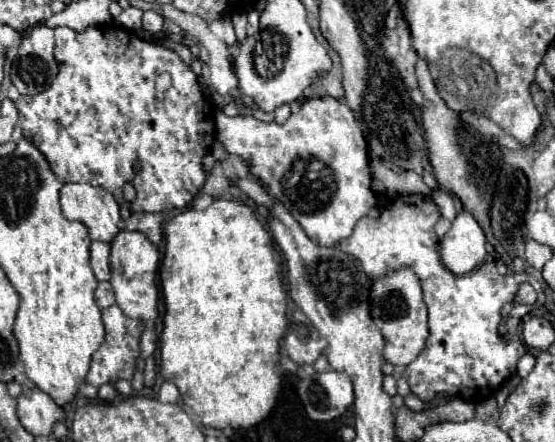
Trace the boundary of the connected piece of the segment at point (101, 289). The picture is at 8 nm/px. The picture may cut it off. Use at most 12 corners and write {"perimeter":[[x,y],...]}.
{"perimeter":[[99,283],[95,301],[101,309],[115,303],[111,283]]}

